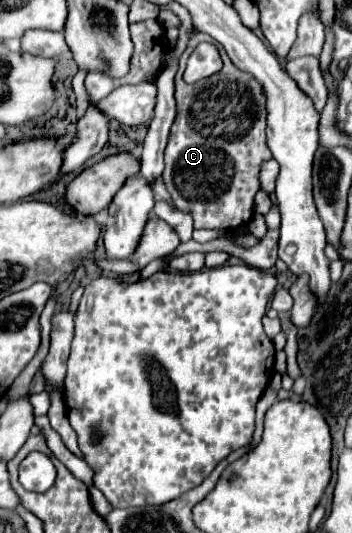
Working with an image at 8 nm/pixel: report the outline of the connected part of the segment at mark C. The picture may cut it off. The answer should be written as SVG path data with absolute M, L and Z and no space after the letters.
M194 34L186 46L186 50L180 56L180 70L176 74L176 120L170 128L170 140L164 152L164 174L162 180L176 204L178 210L188 212L194 218L194 228L222 228L222 230L236 230L240 226L246 226L254 214L254 196L260 190L260 170L262 164L272 160L272 152L266 144L266 94L262 84L248 72L238 70L232 66L232 60L228 58L226 50L212 42L222 56L222 70L212 74L210 78L204 78L196 84L186 84L182 80L182 72L186 68L186 60L190 52L200 42L212 42L206 34Z

